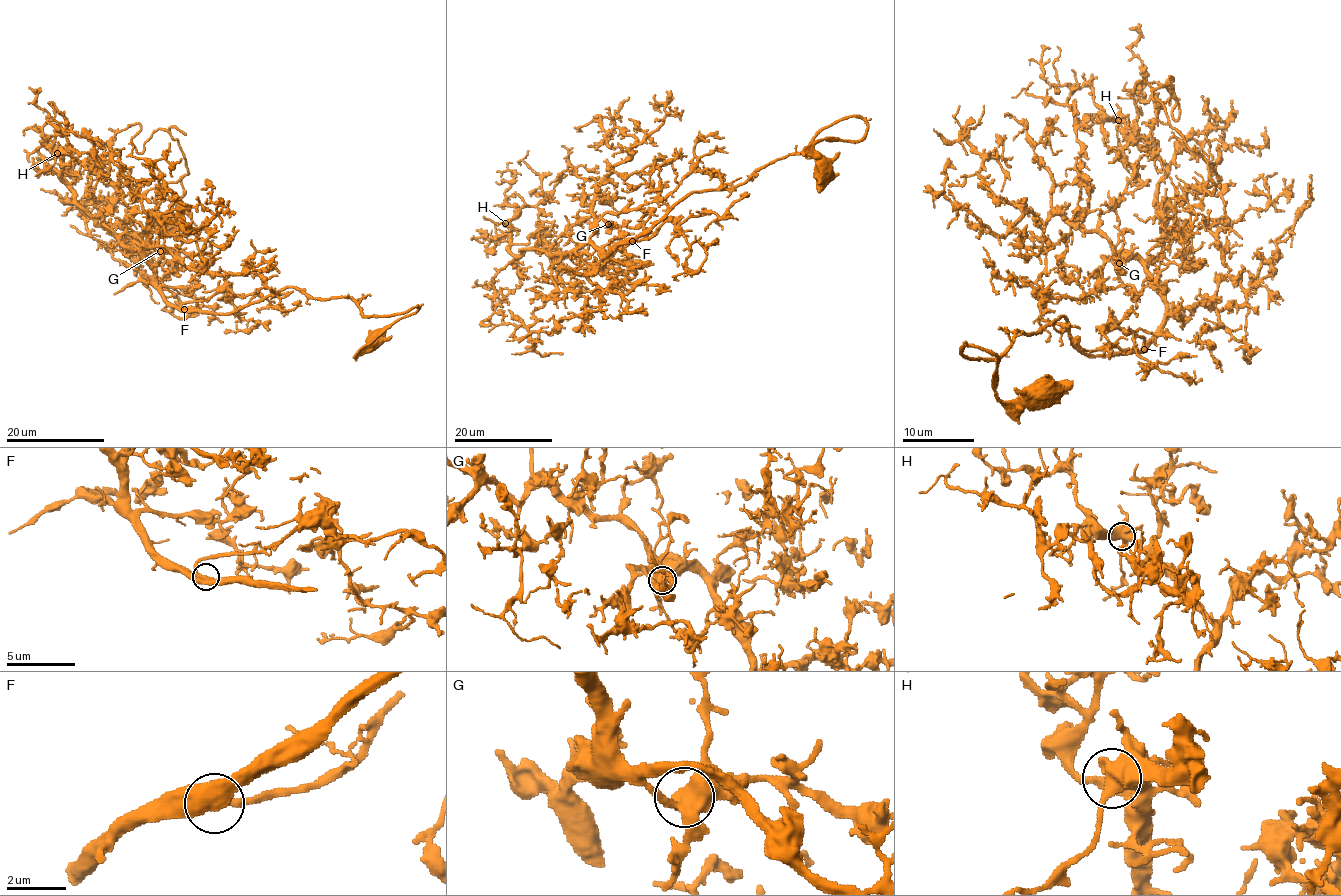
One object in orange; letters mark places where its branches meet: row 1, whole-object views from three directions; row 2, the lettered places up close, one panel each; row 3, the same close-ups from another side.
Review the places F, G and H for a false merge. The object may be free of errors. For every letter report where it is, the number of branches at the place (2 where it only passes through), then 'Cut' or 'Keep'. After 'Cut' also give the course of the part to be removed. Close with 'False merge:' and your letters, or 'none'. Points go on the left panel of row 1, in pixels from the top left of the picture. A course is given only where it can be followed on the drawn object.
F: Place: (184, 309). Branches: 3. Keep
G: Place: (160, 251). Branches: 3. Keep
H: Place: (57, 153). Branches: 3. Keep
False merge: none

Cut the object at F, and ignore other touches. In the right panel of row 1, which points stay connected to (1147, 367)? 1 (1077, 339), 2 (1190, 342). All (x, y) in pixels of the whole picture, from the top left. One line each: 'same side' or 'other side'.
1: same side
2: other side

